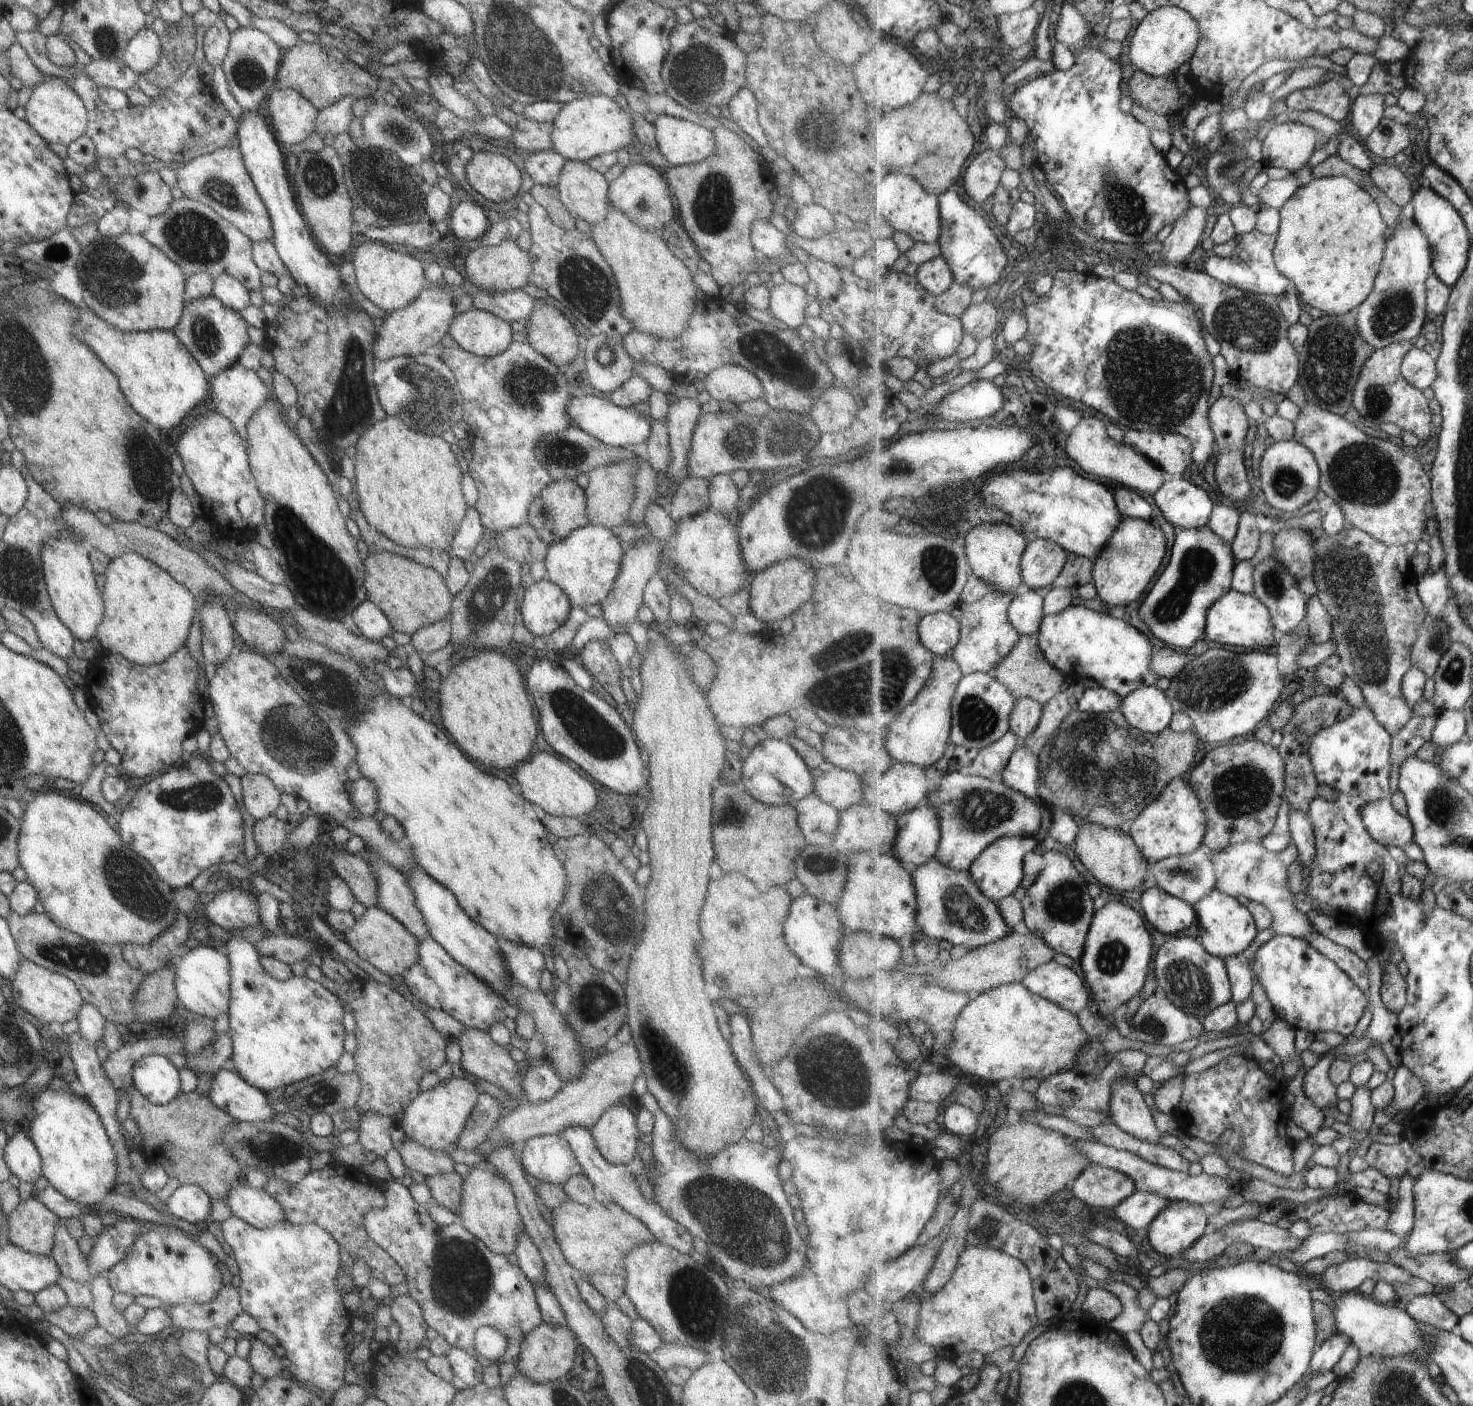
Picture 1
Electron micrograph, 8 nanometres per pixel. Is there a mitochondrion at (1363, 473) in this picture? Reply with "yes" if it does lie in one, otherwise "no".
yes

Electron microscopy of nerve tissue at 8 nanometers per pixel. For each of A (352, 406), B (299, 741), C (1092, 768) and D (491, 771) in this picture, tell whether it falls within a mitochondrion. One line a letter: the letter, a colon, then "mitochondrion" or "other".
A: mitochondrion
B: mitochondrion
C: mitochondrion
D: other

